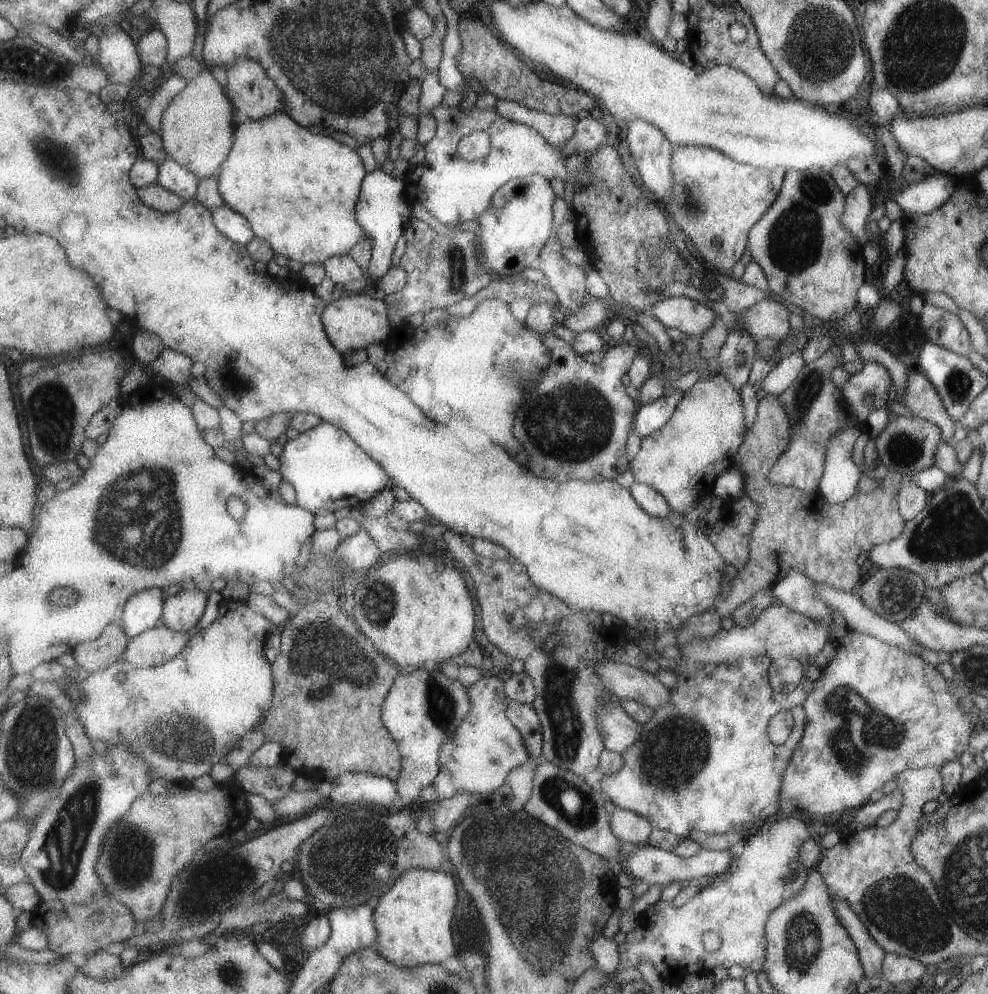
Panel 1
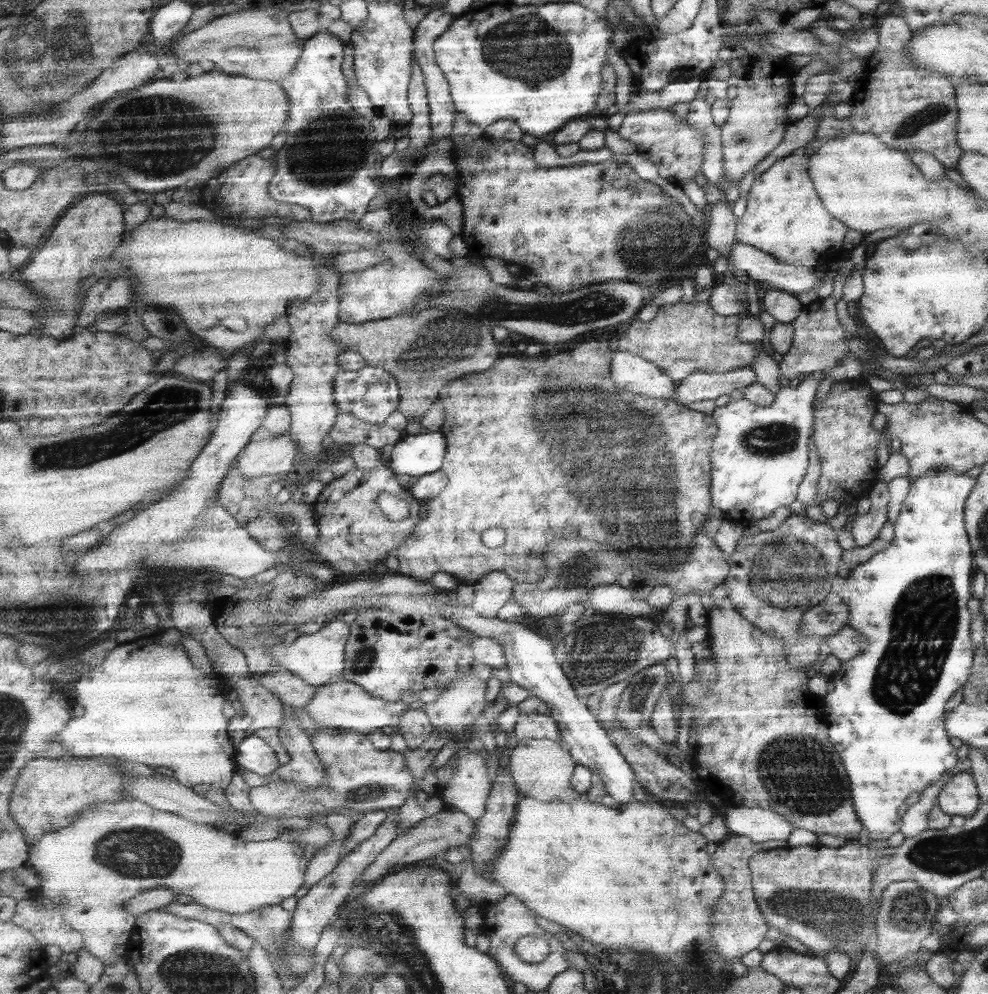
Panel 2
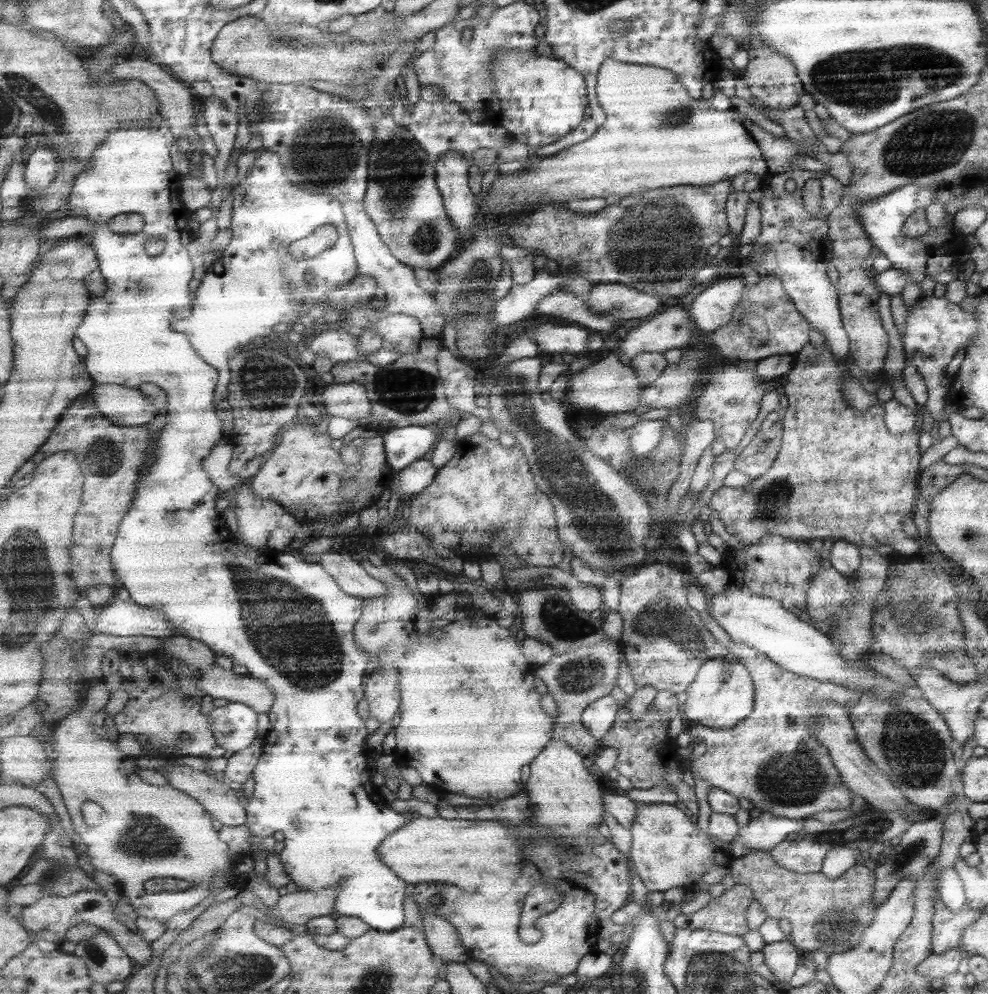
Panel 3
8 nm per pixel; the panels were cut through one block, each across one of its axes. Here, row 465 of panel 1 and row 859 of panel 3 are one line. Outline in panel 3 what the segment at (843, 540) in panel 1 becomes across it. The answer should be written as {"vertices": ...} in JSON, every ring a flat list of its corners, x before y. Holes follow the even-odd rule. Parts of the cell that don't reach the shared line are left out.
{"vertices":[[751,850,749,854,733,860,733,880,737,886,749,886,753,900,761,904,767,918,789,920,791,932,787,940,801,952,845,952,859,944,863,928,873,920,877,906,873,904,873,870,865,866,851,866,843,876,829,880,821,872,797,874,781,868,769,850]]}

